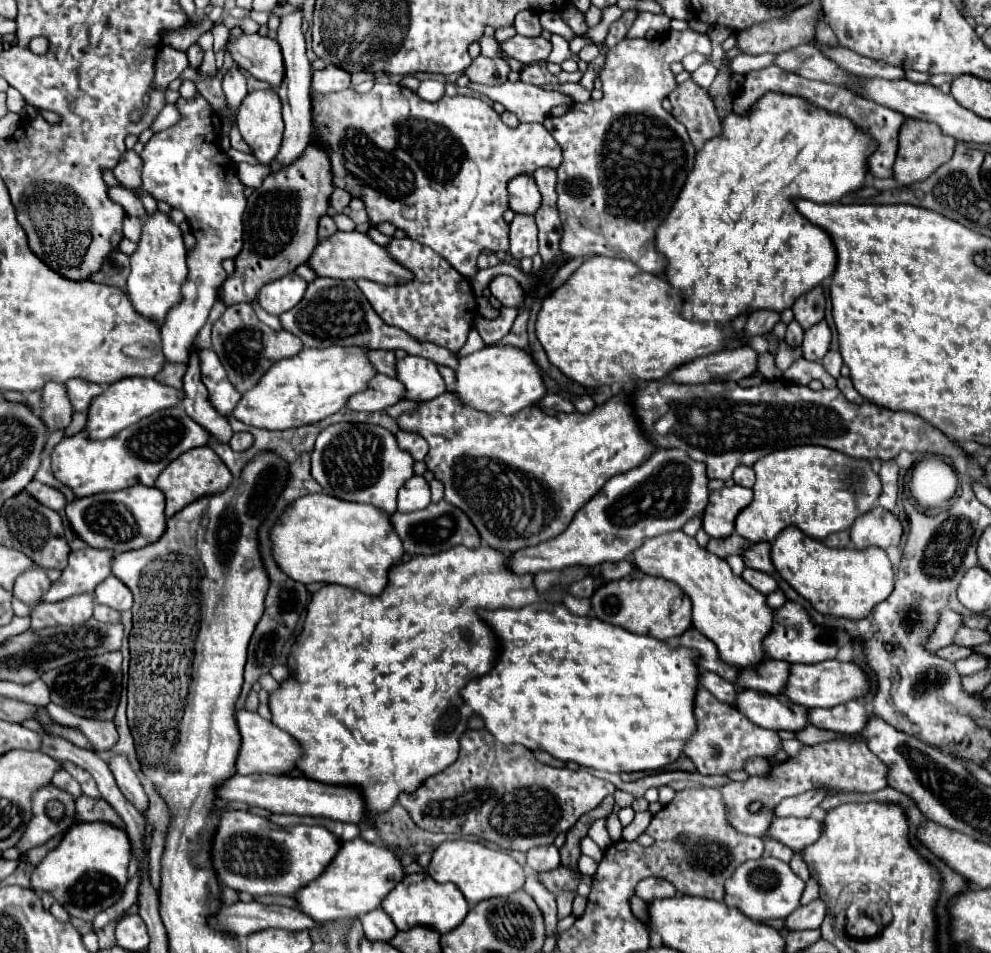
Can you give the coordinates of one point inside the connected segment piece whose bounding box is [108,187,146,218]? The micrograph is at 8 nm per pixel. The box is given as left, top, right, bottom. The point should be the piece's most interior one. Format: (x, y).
(132, 204)

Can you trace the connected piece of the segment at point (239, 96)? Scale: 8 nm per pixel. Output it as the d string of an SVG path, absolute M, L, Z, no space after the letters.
M230 67L222 85L224 85L224 95L226 95L226 107L234 113L240 107L244 95L248 93L246 91L246 77L240 73L238 67Z

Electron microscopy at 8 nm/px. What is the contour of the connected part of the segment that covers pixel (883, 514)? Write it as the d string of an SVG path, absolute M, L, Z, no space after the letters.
M874 507L866 515L860 515L850 529L850 539L856 549L868 547L886 549L890 545L898 545L900 537L902 537L900 521L896 521L894 515L882 507Z

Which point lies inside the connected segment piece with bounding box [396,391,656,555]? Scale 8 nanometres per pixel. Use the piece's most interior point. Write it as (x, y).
(520, 479)

